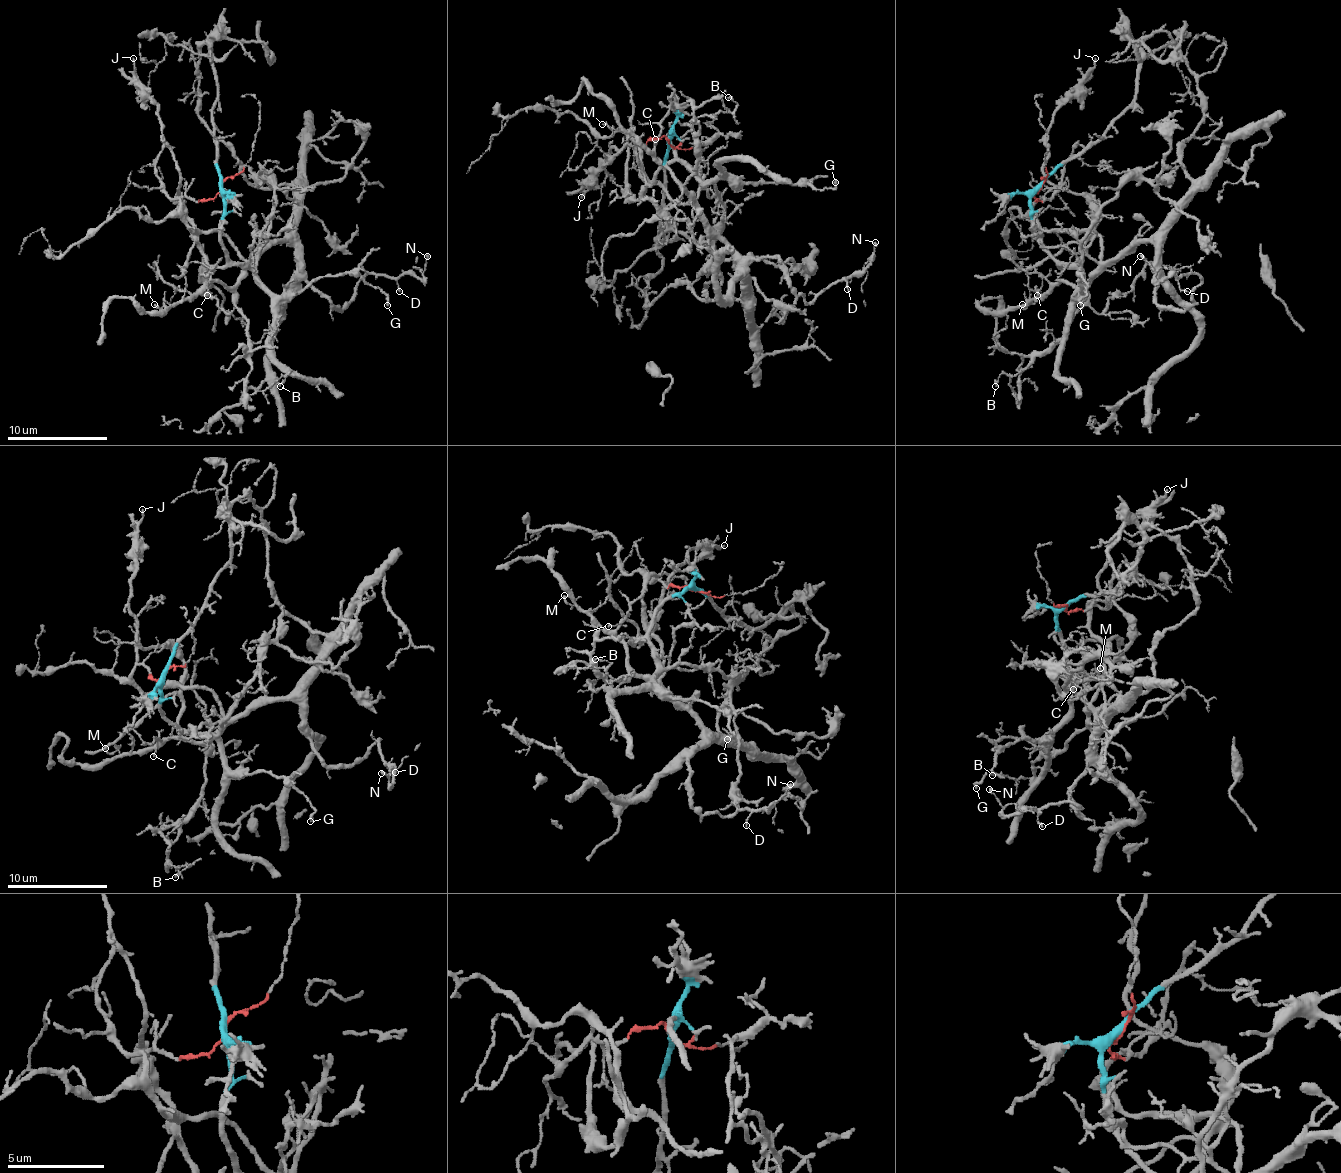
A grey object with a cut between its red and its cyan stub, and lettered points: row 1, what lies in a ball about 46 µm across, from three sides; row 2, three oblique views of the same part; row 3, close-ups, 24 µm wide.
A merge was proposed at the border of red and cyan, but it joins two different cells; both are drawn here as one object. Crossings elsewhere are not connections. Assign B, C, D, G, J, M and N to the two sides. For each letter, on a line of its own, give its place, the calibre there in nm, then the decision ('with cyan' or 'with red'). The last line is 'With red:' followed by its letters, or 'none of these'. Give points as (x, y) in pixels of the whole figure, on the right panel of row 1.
B: (995, 386) | 170 nm | with red
C: (1037, 295) | 130 nm | with red
D: (1187, 291) | 150 nm | with red
G: (1080, 305) | 200 nm | with cyan
J: (1095, 58) | 150 nm | with cyan
M: (1022, 304) | 150 nm | with red
N: (1140, 256) | 170 nm | with red
With red: B, C, D, M, N

